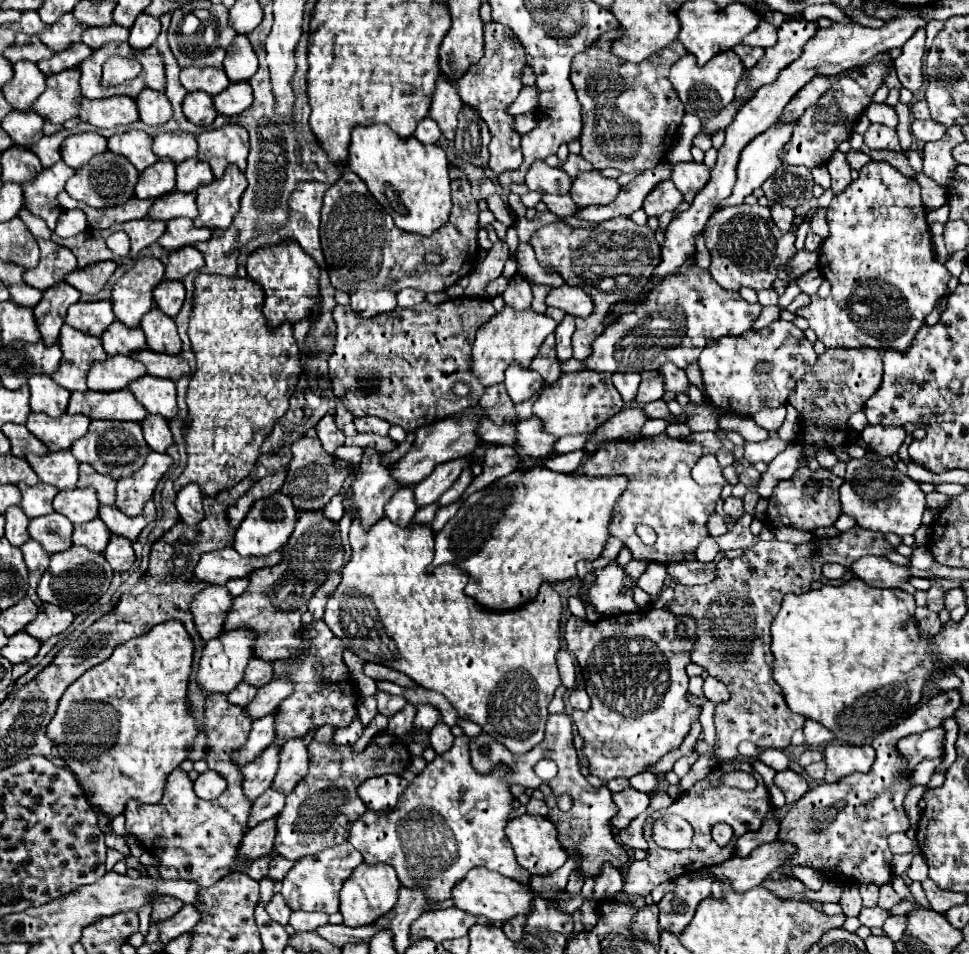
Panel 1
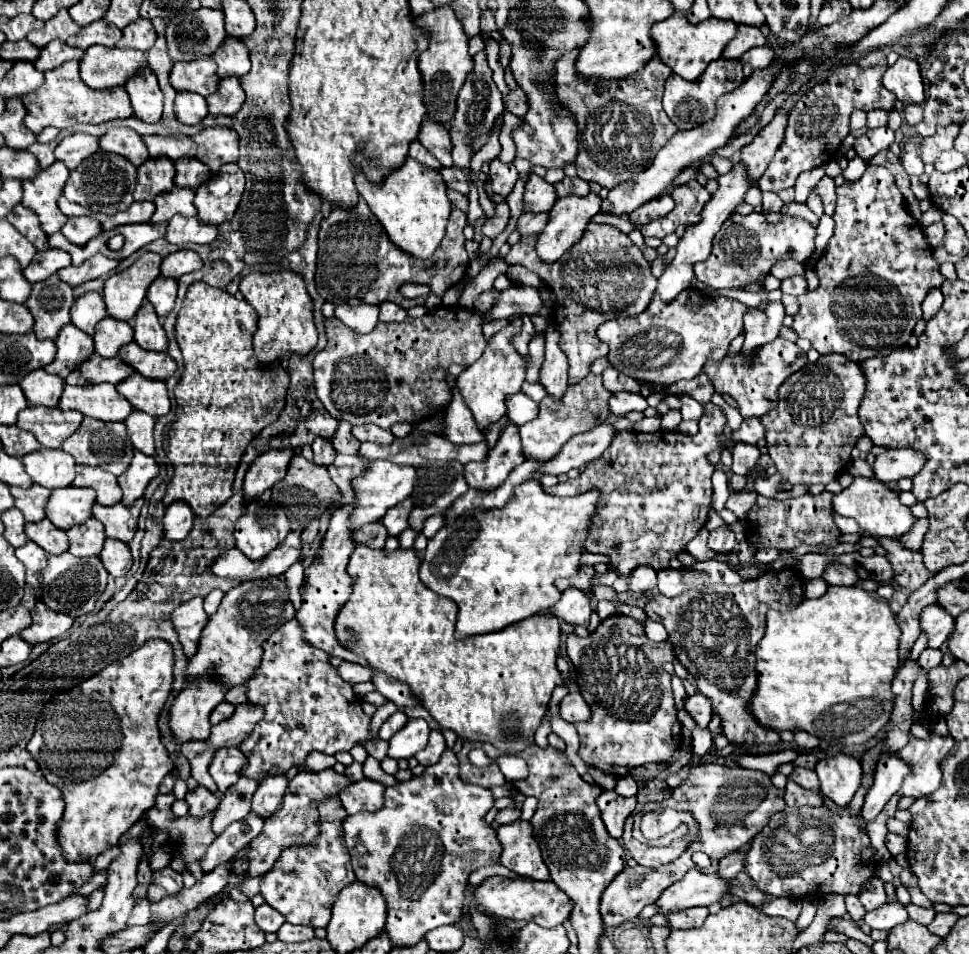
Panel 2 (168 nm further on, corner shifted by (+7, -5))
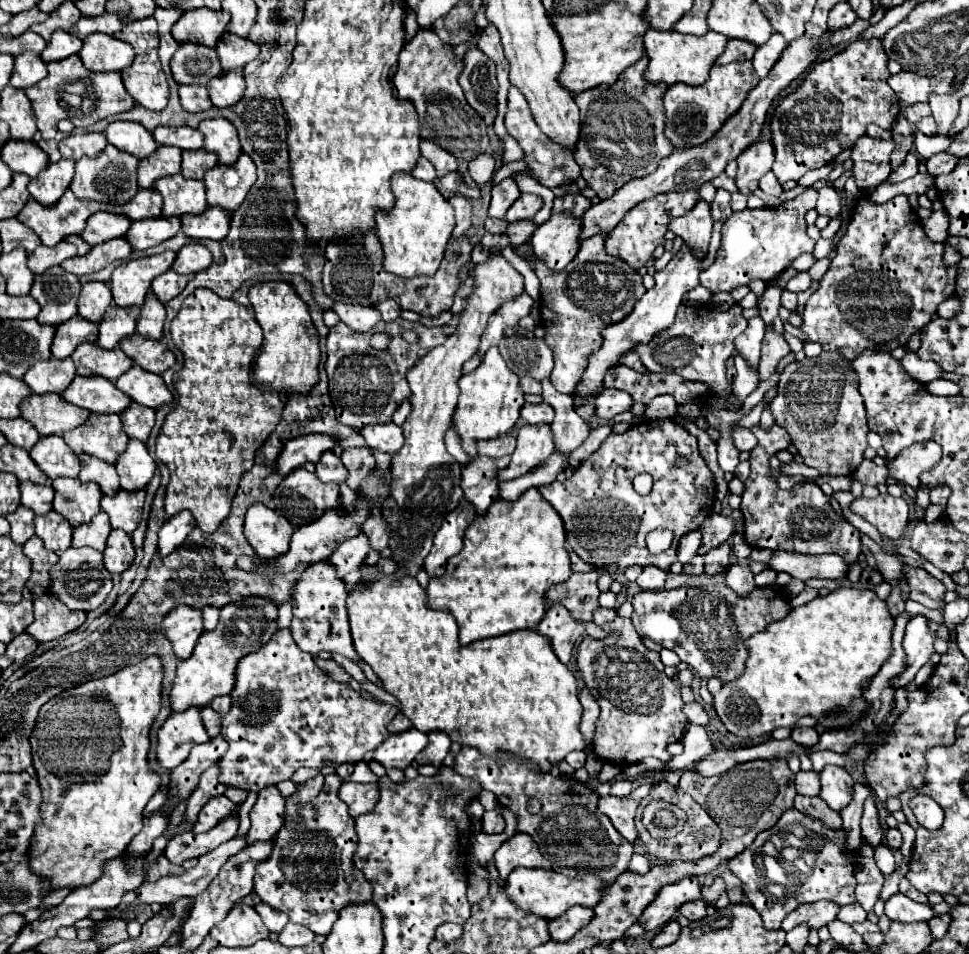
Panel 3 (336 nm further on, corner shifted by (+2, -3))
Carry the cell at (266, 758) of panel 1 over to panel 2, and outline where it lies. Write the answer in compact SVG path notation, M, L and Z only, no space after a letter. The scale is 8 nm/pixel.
M239 777L239 781L229 787L213 815L211 821L211 829L215 835L219 835L221 831L225 831L231 823L241 821L251 809L251 797L257 789L257 781L247 779L247 777Z

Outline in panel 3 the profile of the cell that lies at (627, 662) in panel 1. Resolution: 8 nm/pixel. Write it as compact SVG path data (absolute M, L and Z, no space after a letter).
M616 617L610 623L608 631L610 635L606 639L584 637L584 641L578 647L578 671L582 673L586 687L590 689L590 693L594 695L594 699L598 701L602 709L600 719L596 721L596 735L592 739L592 751L602 761L608 761L614 765L634 765L650 755L668 763L670 753L666 751L666 747L670 743L680 741L688 725L688 719L682 713L684 701L680 697L680 689L664 673L660 655L656 651L650 651L642 643L642 639L636 635L636 629L630 619Z

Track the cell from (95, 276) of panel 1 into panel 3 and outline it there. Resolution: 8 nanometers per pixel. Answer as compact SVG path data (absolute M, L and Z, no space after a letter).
M124 237L106 241L98 247L92 247L92 251L84 257L74 257L74 259L66 259L66 263L62 263L62 267L68 273L74 273L76 277L82 275L90 275L96 273L100 269L104 269L106 265L114 263L114 261L126 261L132 253L132 247L126 243Z

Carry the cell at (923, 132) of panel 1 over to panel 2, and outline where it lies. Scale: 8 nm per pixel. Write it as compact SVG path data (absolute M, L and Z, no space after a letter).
M907 141L903 147L901 147L901 165L903 169L909 173L909 175L921 175L923 173L923 161L917 153L917 145L914 141Z

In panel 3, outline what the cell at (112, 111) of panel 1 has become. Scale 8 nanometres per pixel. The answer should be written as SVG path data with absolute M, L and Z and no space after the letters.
M72 55L70 59L62 59L58 63L48 63L48 75L34 87L26 89L26 95L32 101L42 139L52 139L56 135L56 125L60 119L70 119L76 127L90 127L100 119L130 111L134 107L134 99L126 91L118 73L98 75L86 71L78 55Z

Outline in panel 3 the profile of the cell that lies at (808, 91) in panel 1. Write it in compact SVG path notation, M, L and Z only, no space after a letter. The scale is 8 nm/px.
M762 139L762 141L750 145L736 161L738 161L736 185L738 185L740 193L750 195L754 189L758 189L760 177L772 169L774 145L770 139Z

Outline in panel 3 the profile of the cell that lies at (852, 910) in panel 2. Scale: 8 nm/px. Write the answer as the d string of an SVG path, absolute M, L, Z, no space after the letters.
M852 903L852 905L844 905L838 913L838 919L852 925L852 923L860 923L866 919L866 911L862 909L860 903Z

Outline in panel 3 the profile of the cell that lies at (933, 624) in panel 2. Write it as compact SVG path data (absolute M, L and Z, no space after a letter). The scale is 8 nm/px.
M916 615L910 619L904 635L904 651L908 655L906 671L898 679L892 679L894 687L904 687L914 679L918 669L936 653L934 651L936 639L938 639L938 633L930 629L928 619L924 615Z

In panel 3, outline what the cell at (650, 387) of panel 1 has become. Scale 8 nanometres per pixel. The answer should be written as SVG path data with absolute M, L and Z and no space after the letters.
M604 389L596 399L596 415L604 421L610 421L614 415L628 411L632 407L634 399L626 395L626 391L618 389Z

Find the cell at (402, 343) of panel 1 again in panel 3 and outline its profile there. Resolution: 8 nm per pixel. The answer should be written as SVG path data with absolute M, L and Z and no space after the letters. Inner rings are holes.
M396 319L394 323L380 321L374 329L368 333L356 333L346 323L338 323L330 327L328 339L326 339L326 373L328 373L328 387L330 387L330 399L336 409L336 419L342 425L350 425L352 429L362 429L366 425L374 423L390 423L392 413L400 407L404 399L410 399L410 387L406 381L406 373L428 353L428 345L442 345L448 339L448 333L444 333L444 327L426 327L422 323L412 323L406 319ZM406 329L416 331L418 341L408 343L402 333ZM374 333L388 333L390 345L388 349L374 349L370 345L370 339Z

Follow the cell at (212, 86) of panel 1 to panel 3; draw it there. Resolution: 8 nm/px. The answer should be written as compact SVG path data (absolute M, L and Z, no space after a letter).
M194 43L180 45L170 61L170 67L174 81L184 85L206 85L210 79L222 73L216 51L210 47L198 47Z

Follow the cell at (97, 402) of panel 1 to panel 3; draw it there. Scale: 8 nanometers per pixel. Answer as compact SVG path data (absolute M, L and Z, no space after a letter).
M76 377L62 397L78 407L94 413L122 413L130 399L110 379L102 377Z

